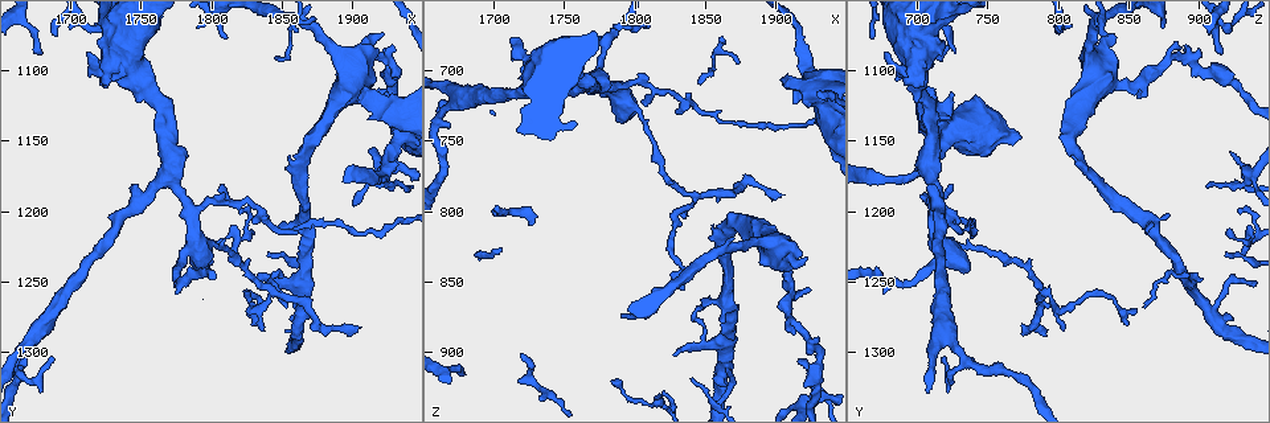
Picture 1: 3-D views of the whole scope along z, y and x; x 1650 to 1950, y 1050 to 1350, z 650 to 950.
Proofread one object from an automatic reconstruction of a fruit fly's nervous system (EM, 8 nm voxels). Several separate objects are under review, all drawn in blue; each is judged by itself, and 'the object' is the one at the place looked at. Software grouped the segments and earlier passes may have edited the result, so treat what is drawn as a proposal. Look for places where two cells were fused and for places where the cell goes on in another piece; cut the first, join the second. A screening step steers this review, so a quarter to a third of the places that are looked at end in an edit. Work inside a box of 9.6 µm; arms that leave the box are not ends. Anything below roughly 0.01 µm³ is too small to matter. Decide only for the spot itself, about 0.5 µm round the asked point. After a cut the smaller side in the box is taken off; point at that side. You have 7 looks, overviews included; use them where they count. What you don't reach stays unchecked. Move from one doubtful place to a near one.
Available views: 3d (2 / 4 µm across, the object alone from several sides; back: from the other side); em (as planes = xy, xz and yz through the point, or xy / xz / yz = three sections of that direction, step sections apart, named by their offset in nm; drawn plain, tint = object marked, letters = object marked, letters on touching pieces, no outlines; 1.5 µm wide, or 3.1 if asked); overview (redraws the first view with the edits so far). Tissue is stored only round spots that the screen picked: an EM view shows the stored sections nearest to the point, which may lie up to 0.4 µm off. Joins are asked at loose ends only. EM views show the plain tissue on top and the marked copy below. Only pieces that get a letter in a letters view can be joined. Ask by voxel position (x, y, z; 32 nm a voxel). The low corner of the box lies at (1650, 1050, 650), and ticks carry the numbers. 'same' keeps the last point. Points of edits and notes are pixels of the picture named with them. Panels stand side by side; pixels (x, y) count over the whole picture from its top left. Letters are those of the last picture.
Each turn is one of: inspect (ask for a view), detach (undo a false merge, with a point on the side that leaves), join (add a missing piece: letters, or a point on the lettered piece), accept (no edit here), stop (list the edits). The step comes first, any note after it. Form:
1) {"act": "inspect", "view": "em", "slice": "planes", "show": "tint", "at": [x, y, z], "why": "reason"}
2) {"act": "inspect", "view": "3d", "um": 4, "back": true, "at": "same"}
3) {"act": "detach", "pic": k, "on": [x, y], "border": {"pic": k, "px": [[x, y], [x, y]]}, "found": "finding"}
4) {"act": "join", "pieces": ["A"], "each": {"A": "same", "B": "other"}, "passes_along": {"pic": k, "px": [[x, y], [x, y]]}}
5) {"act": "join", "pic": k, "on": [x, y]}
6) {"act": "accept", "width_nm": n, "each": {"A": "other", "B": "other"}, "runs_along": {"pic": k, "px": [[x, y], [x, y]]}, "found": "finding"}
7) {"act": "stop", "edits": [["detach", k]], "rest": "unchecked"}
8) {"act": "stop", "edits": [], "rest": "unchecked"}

{"act": "inspect", "view": "3d", "um": 4, "at": [1884, 1080, 824], "why": "thick turns thin"}

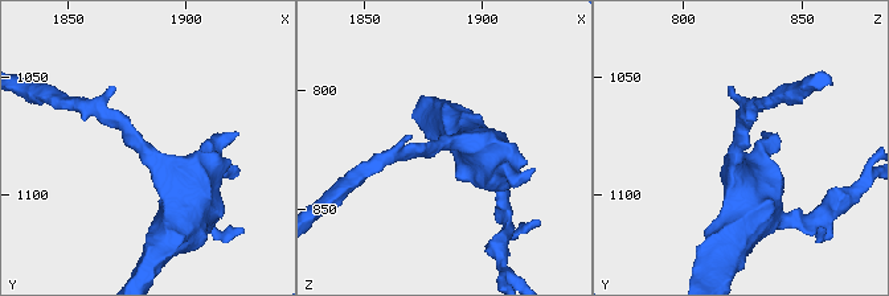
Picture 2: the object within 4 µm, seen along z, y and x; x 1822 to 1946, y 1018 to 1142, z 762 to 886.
{"act": "inspect", "view": "em", "slice": "xz", "step": 8, "show": "tint", "at": [1882, 1081, 824], "arm_widths_nm": [200, 550]}

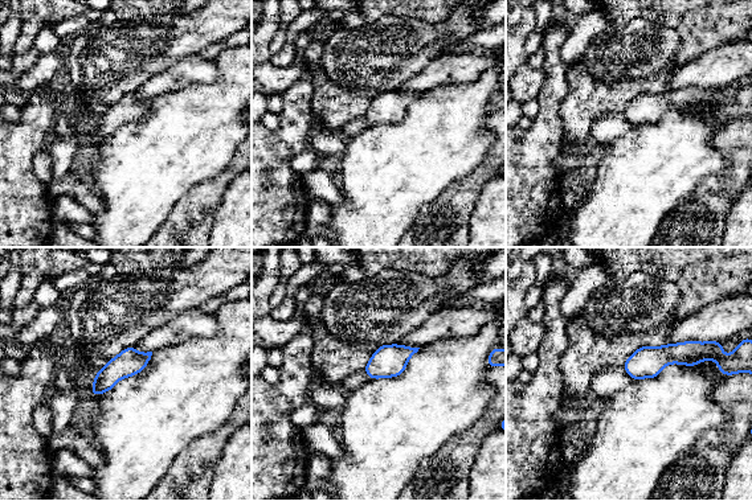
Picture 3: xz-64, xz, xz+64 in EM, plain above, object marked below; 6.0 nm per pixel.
{"act": "inspect", "view": "em", "slice": "planes", "show": "letters", "at": "same"}

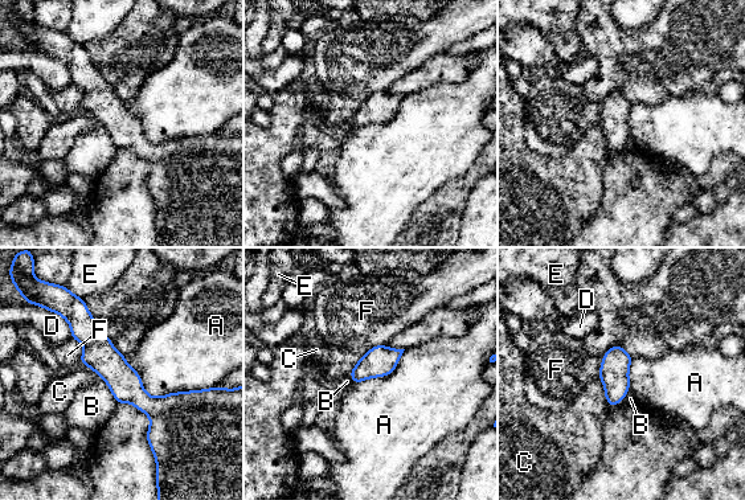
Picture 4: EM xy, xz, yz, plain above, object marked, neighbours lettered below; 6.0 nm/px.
{"act": "accept", "each": {"A": "other", "B": "other", "C": "other", "D": "other", "E": "other", "F": "other"}, "border": {"pic": 4, "px": [[125, 356], [151, 396], [208, 389]]}, "found": "continuous, no second cell"}

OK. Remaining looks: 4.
{"act": "inspect", "view": "em", "slice": "planes", "show": "letters", "at": [1788, 1224, 716]}

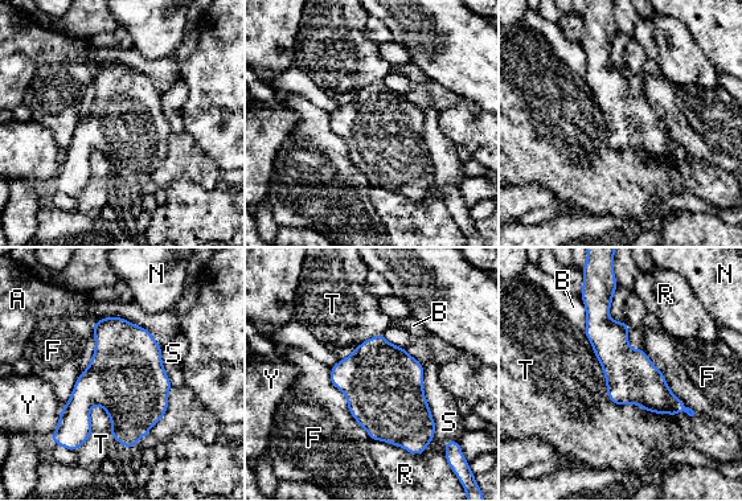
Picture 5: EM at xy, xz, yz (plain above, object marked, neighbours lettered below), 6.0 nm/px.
{"act": "accept", "width_nm": 300, "each": {"A": "other", "B": "other", "F": "other", "N": "other", "R": "other", "S": "other", "T": "other", "Y": "other"}, "border": {"pic": 5, "px": [[583, 331], [607, 397], [619, 406]]}, "found": "one cell here"}

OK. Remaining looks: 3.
{"act": "inspect", "view": "em", "slice": "planes", "show": "letters", "at": [1854, 1266, 860], "why": "an open end"}

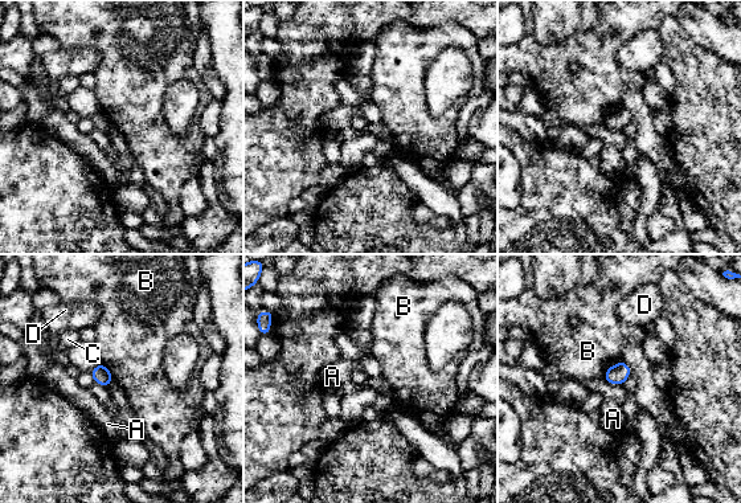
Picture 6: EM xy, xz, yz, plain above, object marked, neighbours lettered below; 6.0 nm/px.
{"act": "accept", "each": {"A": "other", "B": "other", "C": "other", "D": "other"}, "found": "none of them fits"}

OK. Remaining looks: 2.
{"act": "stop", "edits": [], "rest": "unchecked"}

